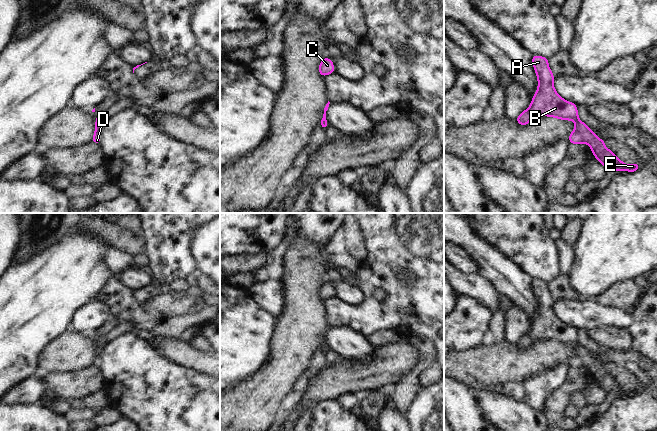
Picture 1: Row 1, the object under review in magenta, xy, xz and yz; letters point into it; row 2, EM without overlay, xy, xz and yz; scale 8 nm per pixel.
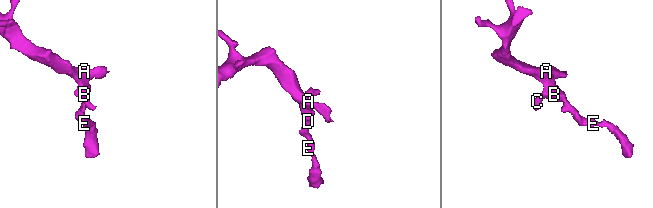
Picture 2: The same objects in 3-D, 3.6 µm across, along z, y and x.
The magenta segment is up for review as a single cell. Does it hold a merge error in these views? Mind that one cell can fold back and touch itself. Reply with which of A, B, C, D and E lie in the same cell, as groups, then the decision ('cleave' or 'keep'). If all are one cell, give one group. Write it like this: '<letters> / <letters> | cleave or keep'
A B C D E | keep

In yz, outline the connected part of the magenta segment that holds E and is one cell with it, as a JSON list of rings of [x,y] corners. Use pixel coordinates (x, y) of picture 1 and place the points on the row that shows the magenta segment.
[[[533,55],[533,67],[538,77],[538,90],[526,111],[523,111],[516,122],[520,125],[527,125],[536,115],[551,116],[562,120],[573,120],[576,125],[569,136],[569,142],[573,144],[585,143],[592,148],[592,154],[596,160],[608,170],[634,172],[638,170],[639,164],[624,165],[615,154],[607,149],[605,141],[599,139],[590,128],[579,120],[577,106],[561,98],[554,89],[555,77],[548,66],[548,59]]]

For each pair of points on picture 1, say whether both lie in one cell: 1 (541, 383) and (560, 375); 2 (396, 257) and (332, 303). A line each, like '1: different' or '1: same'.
1: same
2: same

